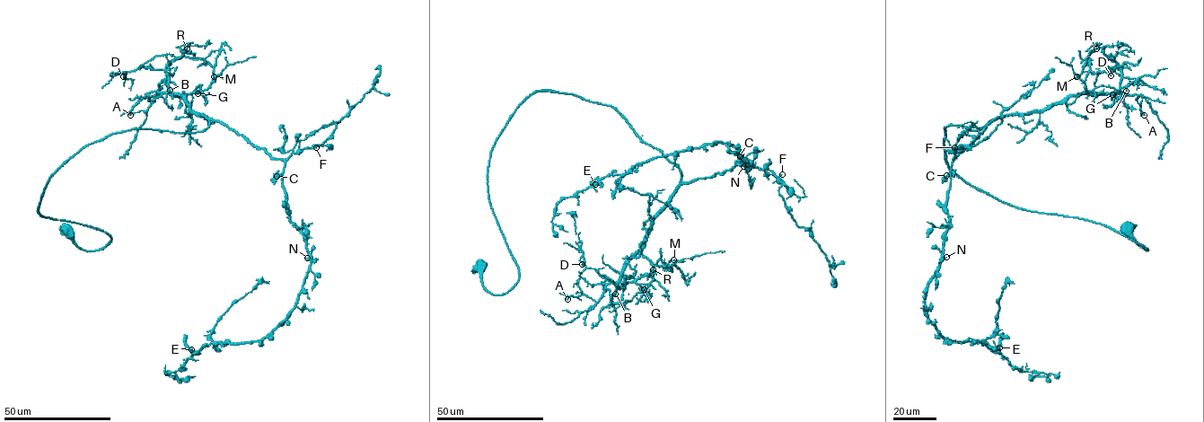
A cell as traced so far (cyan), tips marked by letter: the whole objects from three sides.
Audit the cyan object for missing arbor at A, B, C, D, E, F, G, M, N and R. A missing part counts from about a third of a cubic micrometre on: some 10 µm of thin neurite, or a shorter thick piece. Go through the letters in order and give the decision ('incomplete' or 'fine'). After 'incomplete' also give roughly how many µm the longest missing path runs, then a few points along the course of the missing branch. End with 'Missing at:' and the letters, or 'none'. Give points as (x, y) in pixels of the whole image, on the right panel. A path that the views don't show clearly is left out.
A: fine
B: fine
C: fine
D: fine
E: fine
F: fine
G: fine
M: fine
N: fine
R: fine
Missing at: none

